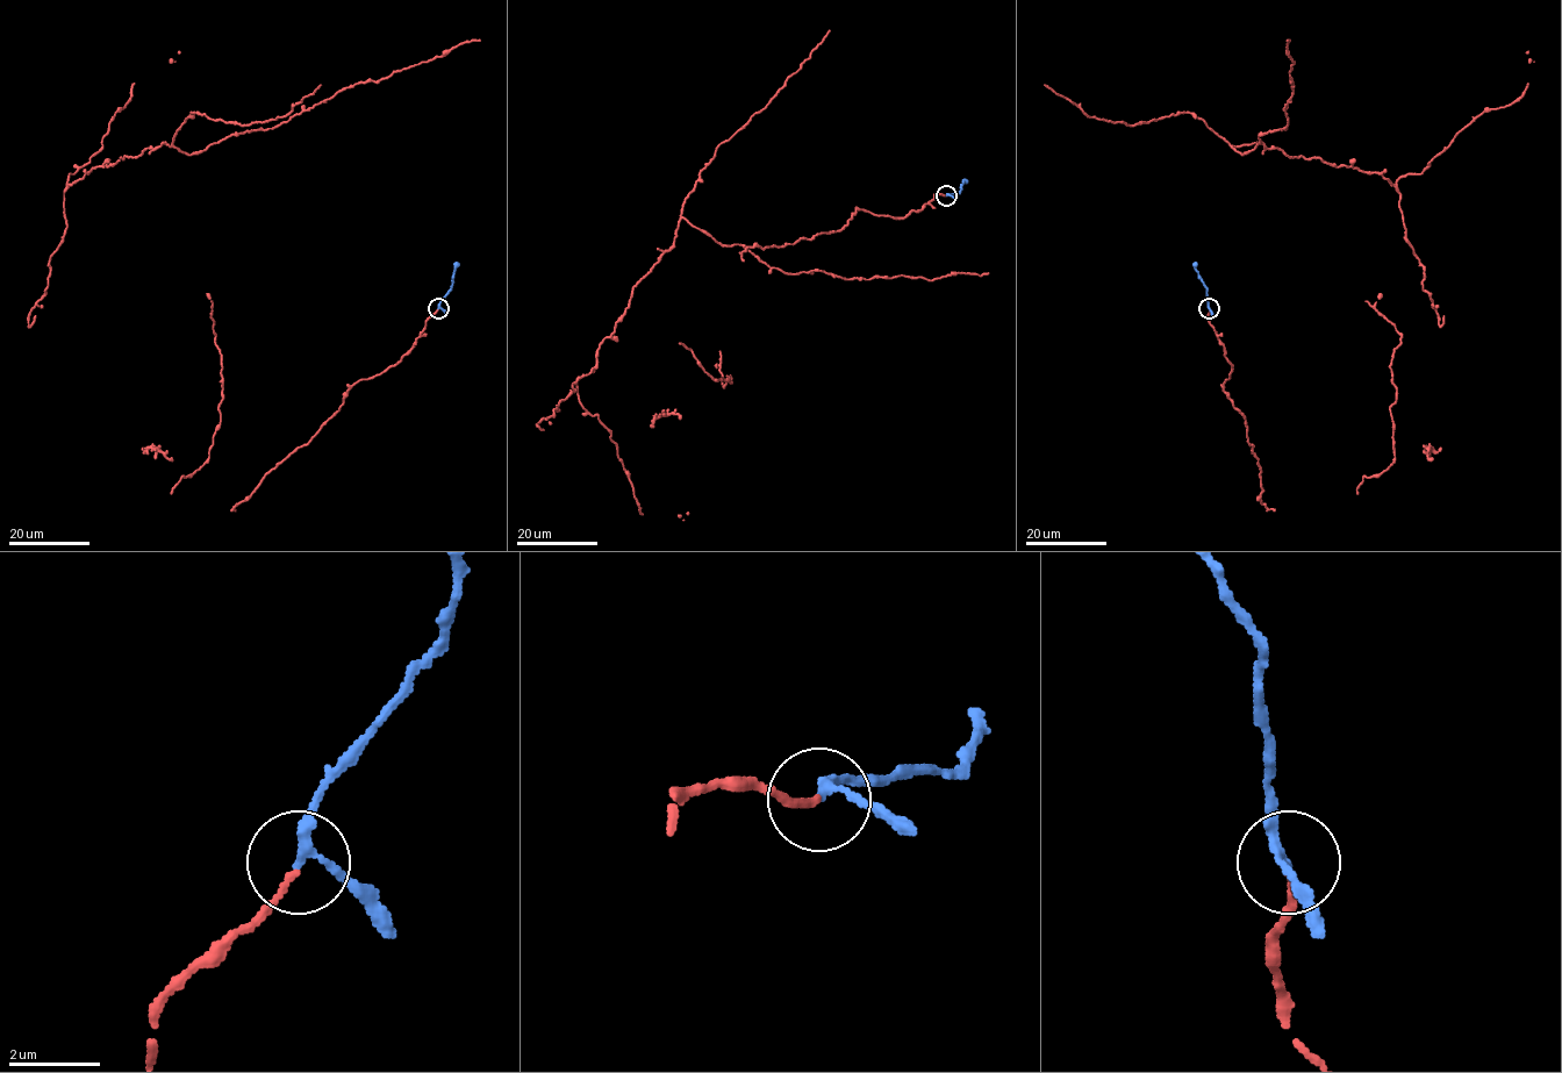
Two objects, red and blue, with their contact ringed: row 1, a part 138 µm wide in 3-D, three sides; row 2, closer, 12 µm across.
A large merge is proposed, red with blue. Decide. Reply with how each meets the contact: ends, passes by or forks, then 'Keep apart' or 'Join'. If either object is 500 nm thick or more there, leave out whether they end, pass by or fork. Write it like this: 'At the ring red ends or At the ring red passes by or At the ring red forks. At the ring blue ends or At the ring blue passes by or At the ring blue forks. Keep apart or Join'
At the ring red ends. At the ring blue passes by. Join

